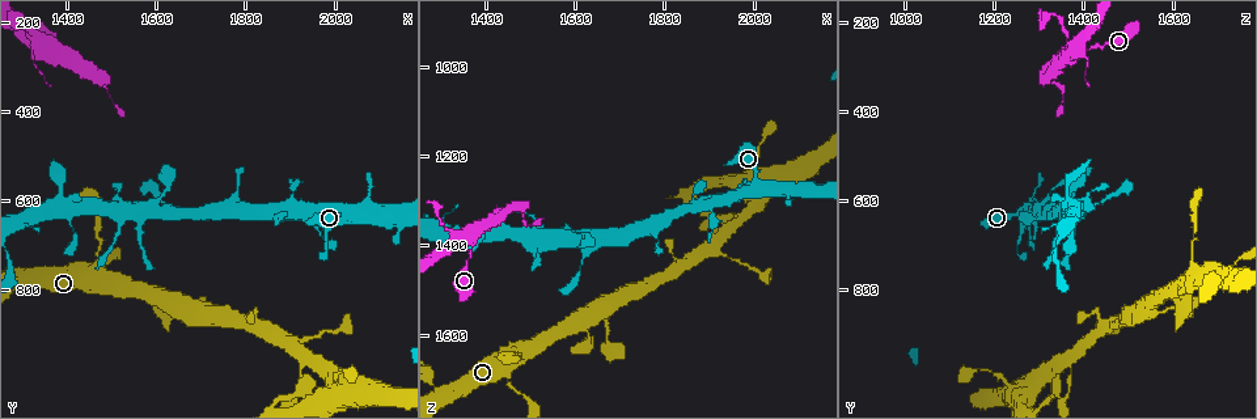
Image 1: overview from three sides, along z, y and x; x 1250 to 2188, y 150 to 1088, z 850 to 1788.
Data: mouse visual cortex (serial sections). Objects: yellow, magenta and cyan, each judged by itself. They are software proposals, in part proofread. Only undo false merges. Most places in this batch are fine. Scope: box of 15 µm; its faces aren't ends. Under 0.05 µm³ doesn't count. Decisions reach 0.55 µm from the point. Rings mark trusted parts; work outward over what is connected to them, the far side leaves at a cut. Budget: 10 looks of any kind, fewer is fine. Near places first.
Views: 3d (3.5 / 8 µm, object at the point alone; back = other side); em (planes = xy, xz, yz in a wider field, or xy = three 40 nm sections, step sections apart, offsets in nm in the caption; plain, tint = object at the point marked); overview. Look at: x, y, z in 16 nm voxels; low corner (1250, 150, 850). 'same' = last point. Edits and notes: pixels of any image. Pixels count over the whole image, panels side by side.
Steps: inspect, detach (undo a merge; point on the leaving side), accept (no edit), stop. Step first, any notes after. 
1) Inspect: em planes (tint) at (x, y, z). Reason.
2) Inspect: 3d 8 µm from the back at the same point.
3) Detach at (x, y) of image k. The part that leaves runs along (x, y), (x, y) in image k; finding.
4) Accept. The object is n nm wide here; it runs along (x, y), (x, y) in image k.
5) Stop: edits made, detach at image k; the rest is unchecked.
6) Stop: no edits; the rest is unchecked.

Inspect: 3d 8 µm at (1470, 680, 1645). A narrow waist.

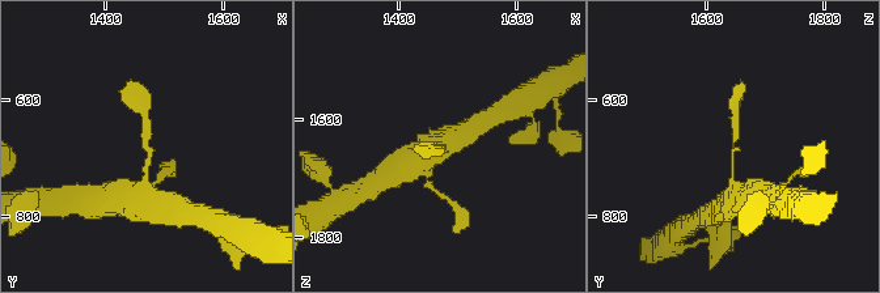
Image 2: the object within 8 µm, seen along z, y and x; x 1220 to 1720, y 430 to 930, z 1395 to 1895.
Inspect: em xy step 5 (tint) at (1470, 675, 1650). The arms are 150, 250 nm wide.

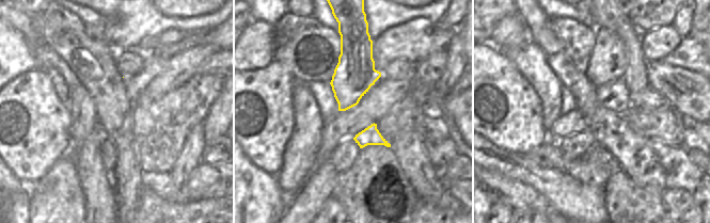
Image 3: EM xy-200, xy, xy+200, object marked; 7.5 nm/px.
Accept. It runs along (147, 185), (147, 118), (143, 109) in image 2; continuous, no second cell.

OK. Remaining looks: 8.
Inspect: 3d 3.5 µm at (1585, 625, 1385). Thin arm on a thick one.

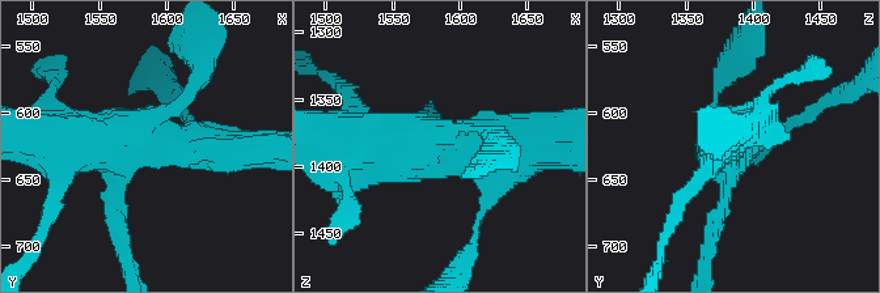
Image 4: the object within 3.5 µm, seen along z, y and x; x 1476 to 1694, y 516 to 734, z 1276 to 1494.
Inspect: em xy step 2 (tint) at (1588, 624, 1382).

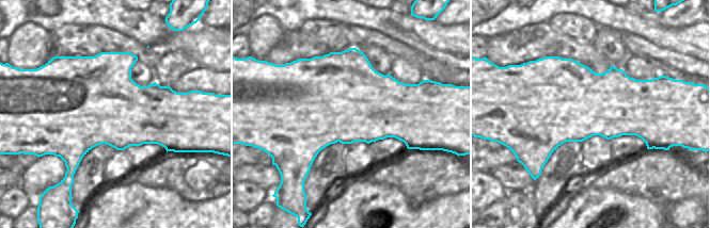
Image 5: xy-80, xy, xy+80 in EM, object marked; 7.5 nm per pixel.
Accept. The arms are 150, 150, 500, 600 nm wide; it runs along (235, 151), (190, 143), (60, 139) in image 4; continuous, no second cell.

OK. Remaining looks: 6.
Inspect: 3d 8 µm at (1385, 605, 1370). Four or more arms meet.

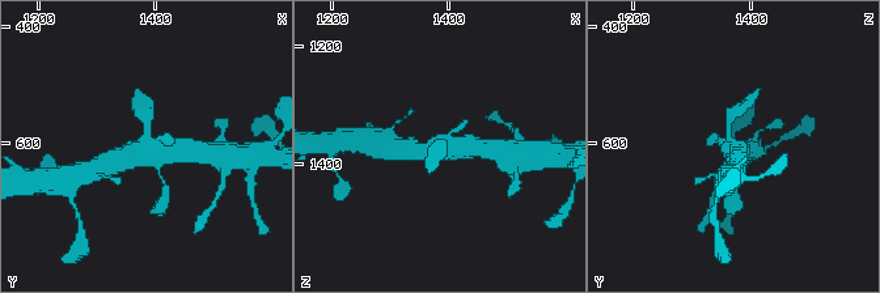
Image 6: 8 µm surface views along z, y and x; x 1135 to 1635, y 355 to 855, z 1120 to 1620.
Inspect: em xy step 1 (tint) at (1390, 605, 1365). Now the EM.

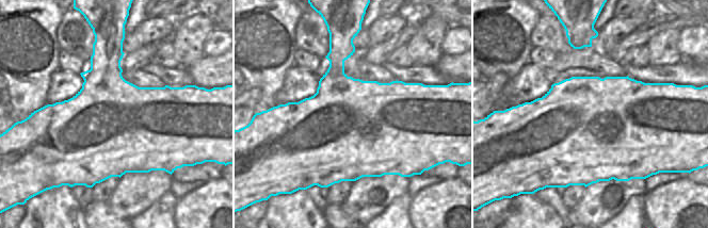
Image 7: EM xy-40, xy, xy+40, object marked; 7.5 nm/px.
Accept. It runs along (197, 151), (136, 151), (119, 158) in image 6; all the same cell.

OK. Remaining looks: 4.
Inspect: 3d 3.5 µm from the back at (1370, 265, 1385). Sharp bend.

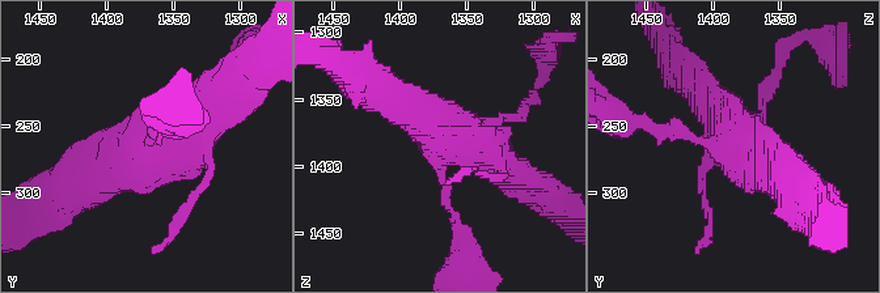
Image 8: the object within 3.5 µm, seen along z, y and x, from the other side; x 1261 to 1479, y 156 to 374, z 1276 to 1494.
Inspect: em planes (tint) at (1368, 264, 1380).

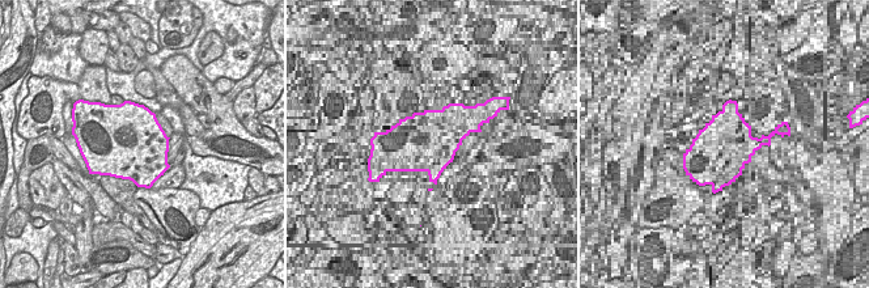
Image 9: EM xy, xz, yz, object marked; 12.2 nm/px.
Accept. It runs along (152, 131), (233, 86) in image 8; continuous, no second cell.

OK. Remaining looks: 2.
Stop: no edits; the rest is unchecked.

